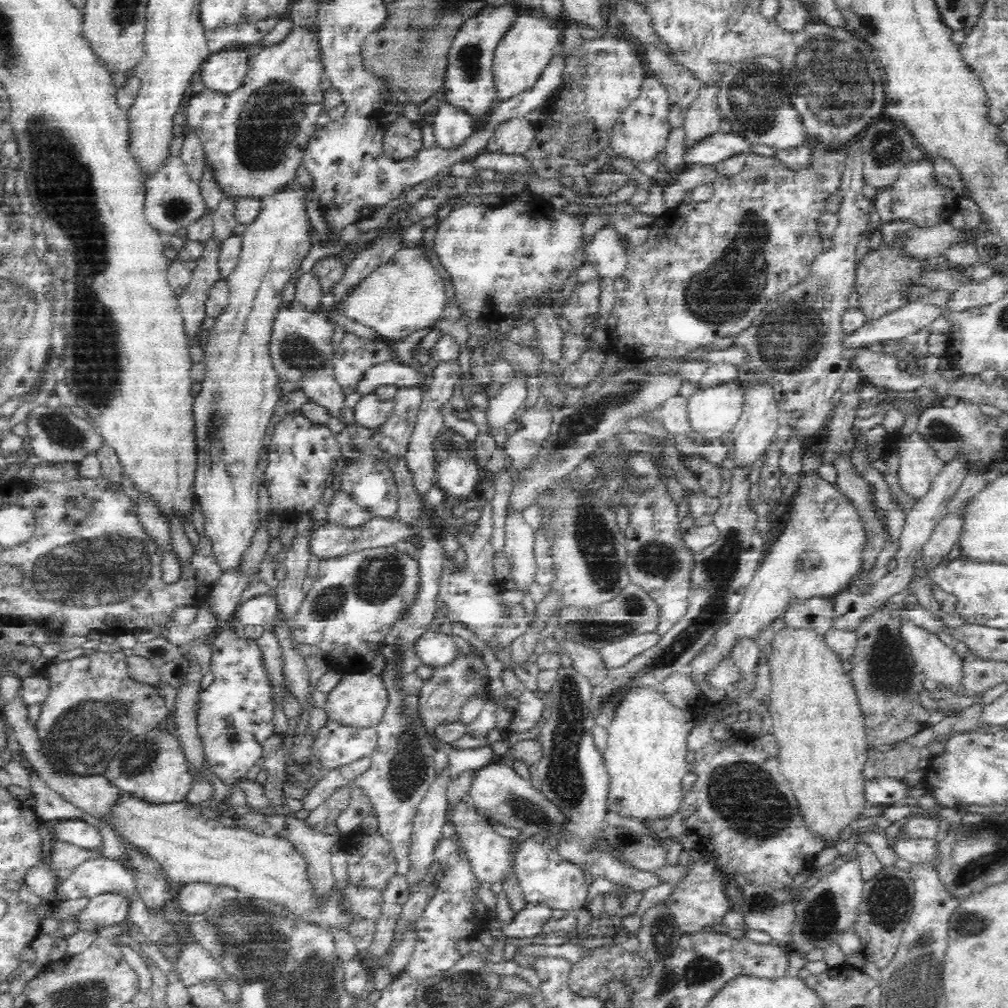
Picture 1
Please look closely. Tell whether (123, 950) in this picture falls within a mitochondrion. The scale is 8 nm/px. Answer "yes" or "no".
no

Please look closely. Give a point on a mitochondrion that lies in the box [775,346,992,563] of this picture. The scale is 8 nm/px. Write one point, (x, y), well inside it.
(943, 432)

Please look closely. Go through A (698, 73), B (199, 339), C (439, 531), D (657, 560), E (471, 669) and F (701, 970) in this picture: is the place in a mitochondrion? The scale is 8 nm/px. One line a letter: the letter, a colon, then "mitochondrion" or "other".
A: other
B: other
C: other
D: mitochondrion
E: mitochondrion
F: mitochondrion

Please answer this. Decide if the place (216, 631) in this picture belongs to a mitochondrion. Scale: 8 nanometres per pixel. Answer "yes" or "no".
no

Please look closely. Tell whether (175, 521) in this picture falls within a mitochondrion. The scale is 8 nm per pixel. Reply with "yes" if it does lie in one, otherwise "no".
no

